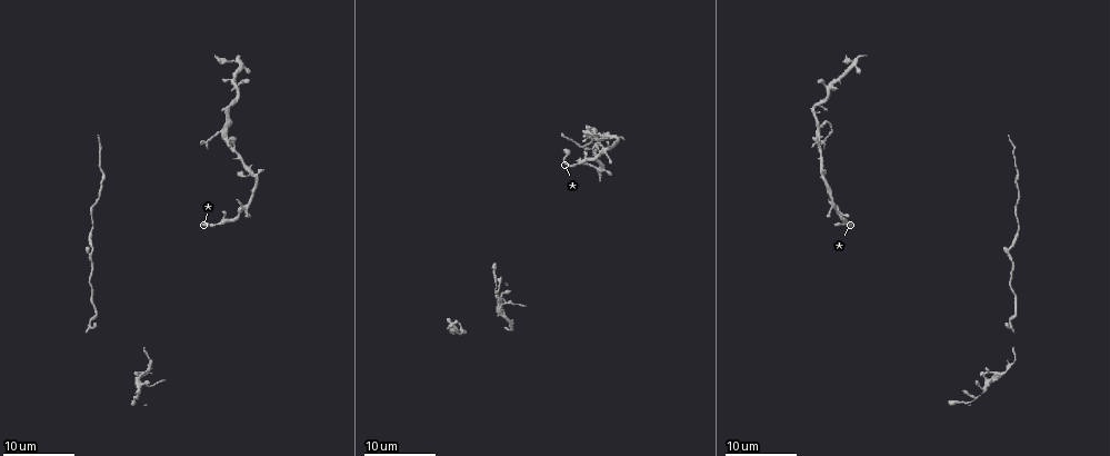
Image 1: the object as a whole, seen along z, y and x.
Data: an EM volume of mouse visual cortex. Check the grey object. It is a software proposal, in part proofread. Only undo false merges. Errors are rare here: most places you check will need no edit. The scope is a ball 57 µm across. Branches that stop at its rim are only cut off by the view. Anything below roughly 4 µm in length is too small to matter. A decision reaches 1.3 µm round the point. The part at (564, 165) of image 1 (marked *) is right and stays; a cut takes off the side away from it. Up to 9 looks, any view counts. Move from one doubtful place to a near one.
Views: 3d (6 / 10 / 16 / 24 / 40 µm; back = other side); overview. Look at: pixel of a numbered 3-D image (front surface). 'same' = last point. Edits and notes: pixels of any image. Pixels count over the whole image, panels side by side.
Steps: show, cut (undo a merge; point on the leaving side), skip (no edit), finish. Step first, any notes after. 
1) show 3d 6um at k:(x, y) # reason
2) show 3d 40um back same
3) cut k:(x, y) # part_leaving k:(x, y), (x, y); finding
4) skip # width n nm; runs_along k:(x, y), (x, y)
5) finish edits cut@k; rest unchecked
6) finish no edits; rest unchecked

show 3d 24um at 1:(581, 163) # calibre changes

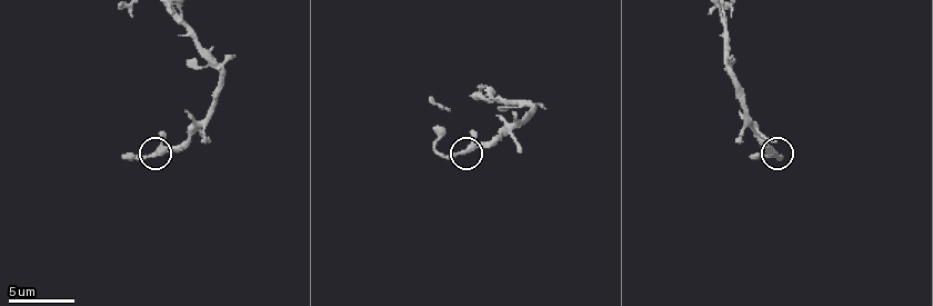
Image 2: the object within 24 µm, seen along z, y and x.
show 3d 10um at 2:(468, 150)

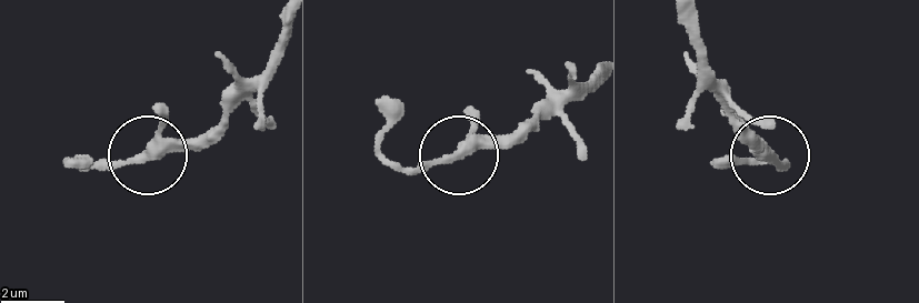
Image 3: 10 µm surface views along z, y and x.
skip # arms 3; one neuron here

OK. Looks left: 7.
show 3d 16um at 2:(507, 102) # two arms in line, one across

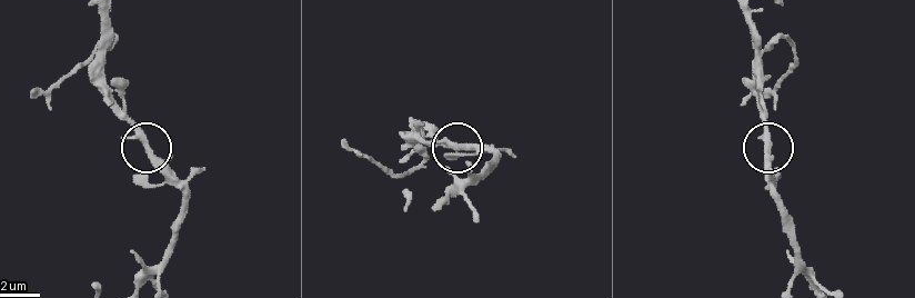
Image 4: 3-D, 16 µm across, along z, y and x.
show 3d 16um back at 4:(456, 146)

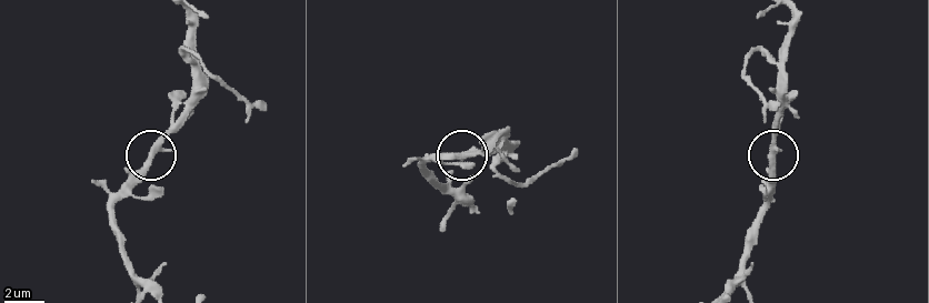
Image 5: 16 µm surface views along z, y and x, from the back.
skip # arms 3; runs_along 5:(152, 288), (126, 253), (112, 203), (180, 115); continuous, no second neuron

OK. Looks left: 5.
show 3d 24um at 1:(820, 124)

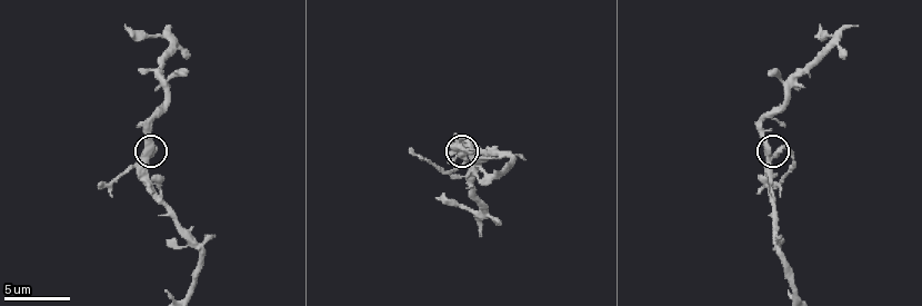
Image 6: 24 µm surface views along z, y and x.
show 3d 6um at 6:(777, 152) # closer look

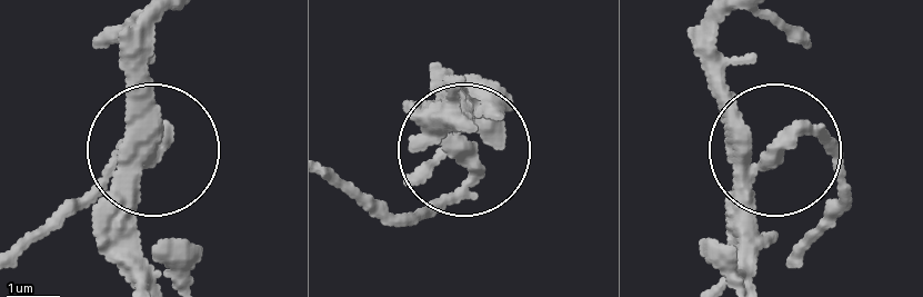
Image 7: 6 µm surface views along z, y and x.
cut 7:(424, 216) # width 330 nm; part_leaving 7:(461, 157), (448, 192), (394, 219), (328, 175); two neurons meet here

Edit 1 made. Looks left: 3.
show overview # redraw

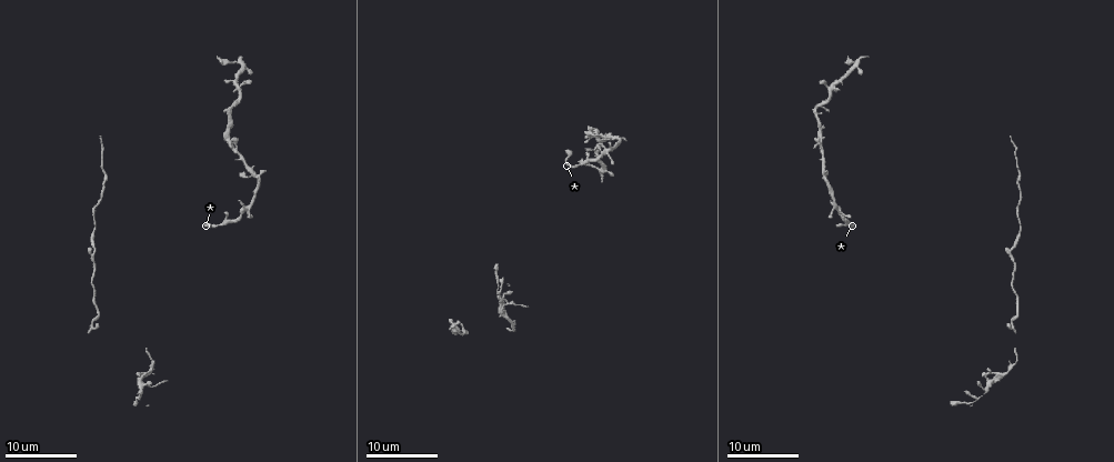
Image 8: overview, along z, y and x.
show 3d 16um at 8:(94, 254) # a fork

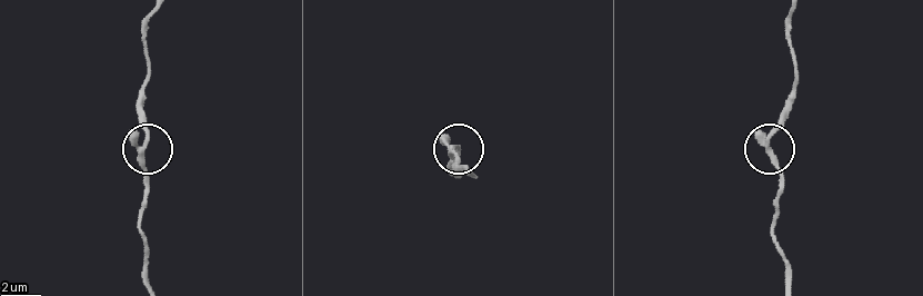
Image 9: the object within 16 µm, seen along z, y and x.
show 3d 10um at 9:(454, 146) # zoom in

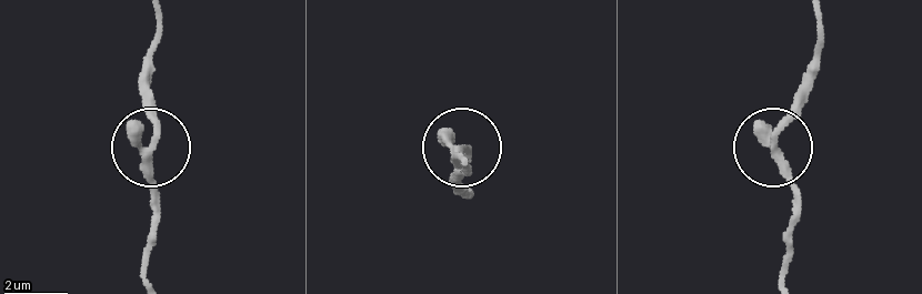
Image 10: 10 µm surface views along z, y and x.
skip # side_arm 13 um; arms 3; continuous, no second neuron

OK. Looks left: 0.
finish edits cut@7; rest unchecked

